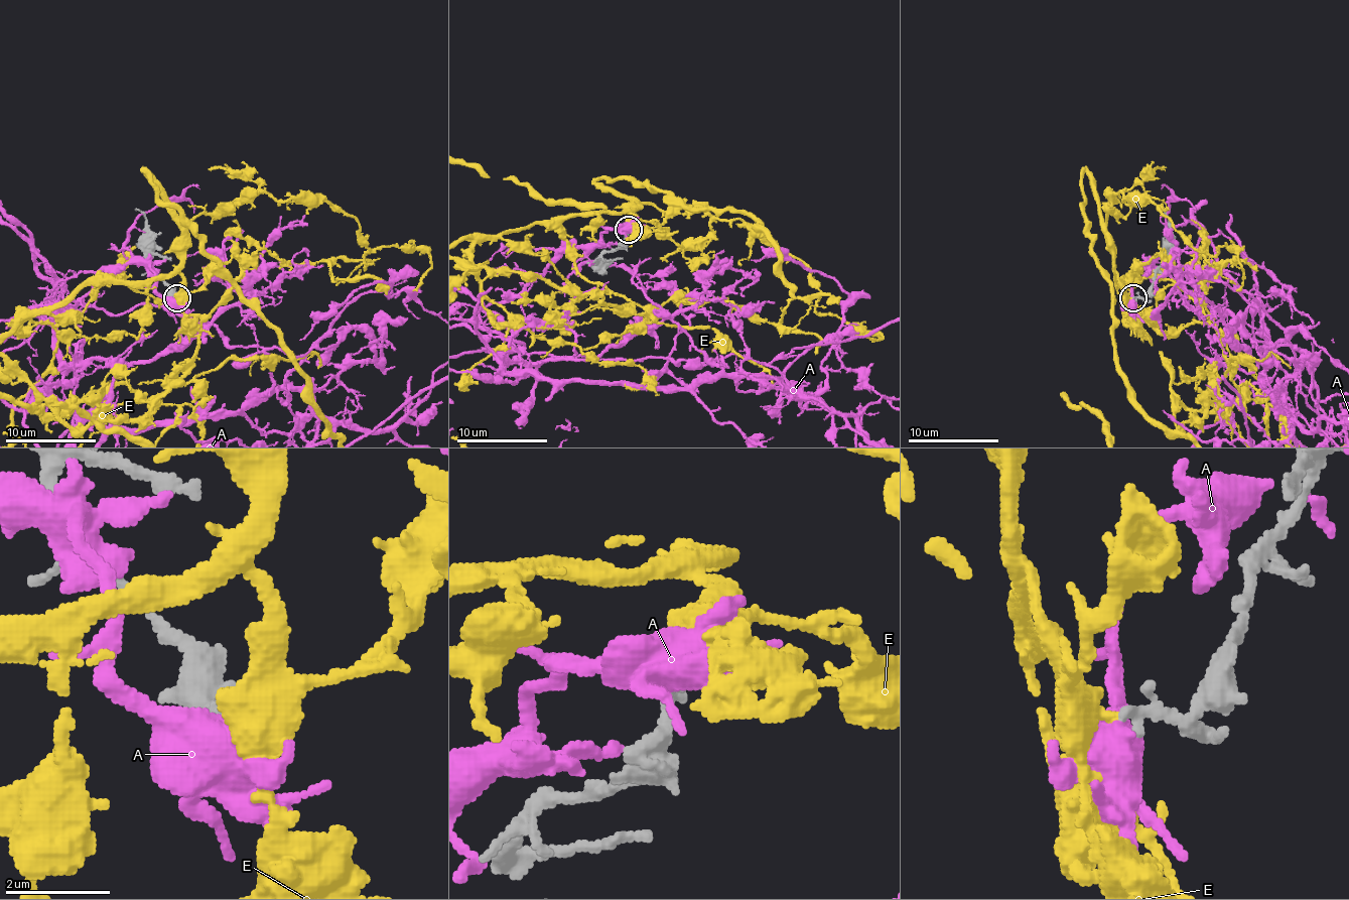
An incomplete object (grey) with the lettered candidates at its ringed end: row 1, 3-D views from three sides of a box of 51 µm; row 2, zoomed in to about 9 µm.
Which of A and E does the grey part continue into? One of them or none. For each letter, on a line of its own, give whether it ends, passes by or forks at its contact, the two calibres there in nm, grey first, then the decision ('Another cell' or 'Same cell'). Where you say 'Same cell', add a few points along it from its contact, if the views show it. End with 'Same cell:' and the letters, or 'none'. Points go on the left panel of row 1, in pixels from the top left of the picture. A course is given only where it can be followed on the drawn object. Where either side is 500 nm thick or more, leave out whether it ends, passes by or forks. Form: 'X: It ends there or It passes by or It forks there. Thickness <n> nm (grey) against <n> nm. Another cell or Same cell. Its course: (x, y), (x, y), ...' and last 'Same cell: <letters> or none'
A: Thickness 300 nm (grey) against 750 nm. Another cell
E: It ends there. Thickness 280 nm (grey) against 480 nm. Same cell
Same cell: E

